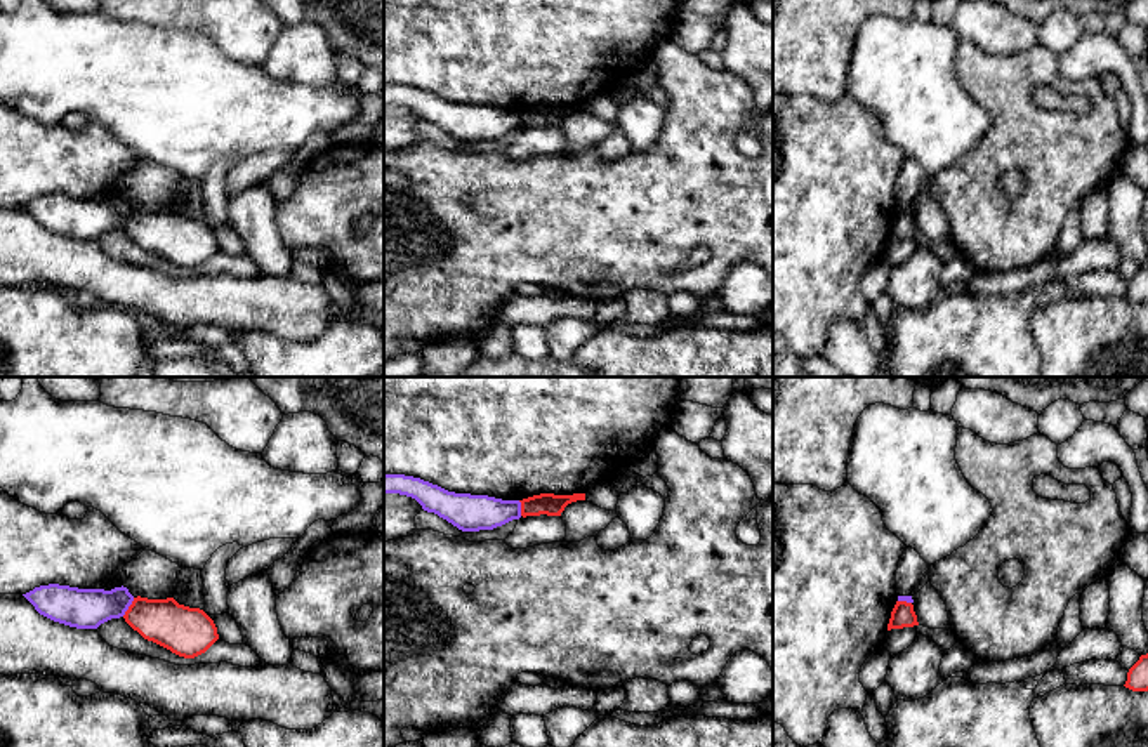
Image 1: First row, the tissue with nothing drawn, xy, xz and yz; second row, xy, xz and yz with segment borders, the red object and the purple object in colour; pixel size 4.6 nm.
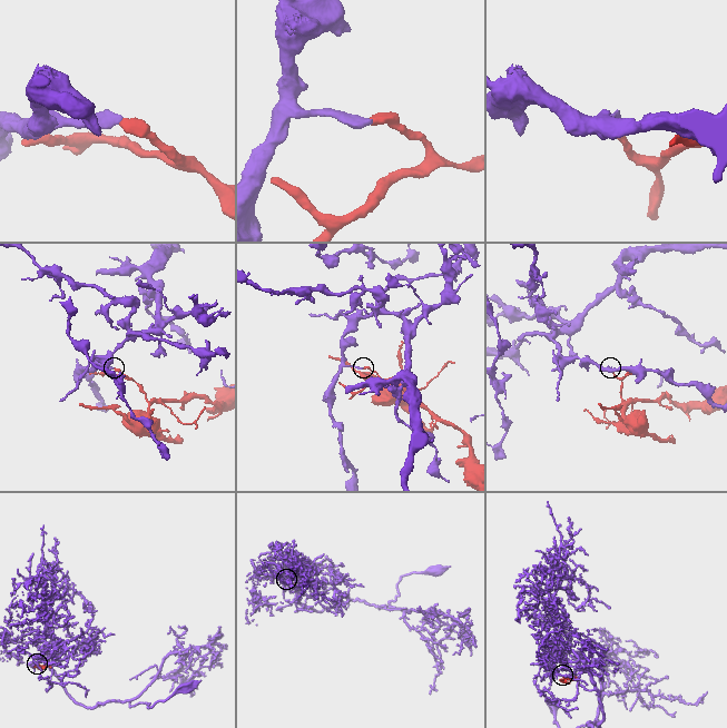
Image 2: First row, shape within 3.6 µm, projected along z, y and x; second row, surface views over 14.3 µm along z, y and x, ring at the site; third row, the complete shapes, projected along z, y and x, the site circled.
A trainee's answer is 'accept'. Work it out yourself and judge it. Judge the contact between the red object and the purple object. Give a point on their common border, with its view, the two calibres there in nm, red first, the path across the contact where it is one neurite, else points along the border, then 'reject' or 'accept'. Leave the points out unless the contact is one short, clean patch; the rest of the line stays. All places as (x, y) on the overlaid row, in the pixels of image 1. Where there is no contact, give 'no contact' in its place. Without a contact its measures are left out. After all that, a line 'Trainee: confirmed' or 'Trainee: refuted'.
xy (129, 607) | 220/190 nm | along xy (134, 598), (122, 615) | reject
Trainee: refuted

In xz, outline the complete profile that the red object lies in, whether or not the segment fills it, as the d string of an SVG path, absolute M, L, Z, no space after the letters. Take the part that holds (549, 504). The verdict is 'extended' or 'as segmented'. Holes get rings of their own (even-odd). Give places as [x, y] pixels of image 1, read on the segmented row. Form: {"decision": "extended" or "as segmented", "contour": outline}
{"decision": "as segmented", "contour": "M540 493L521 502L521 516L561 516L564 507L571 502L585 500L585 493L573 493L573 495L554 495L554 493Z"}

